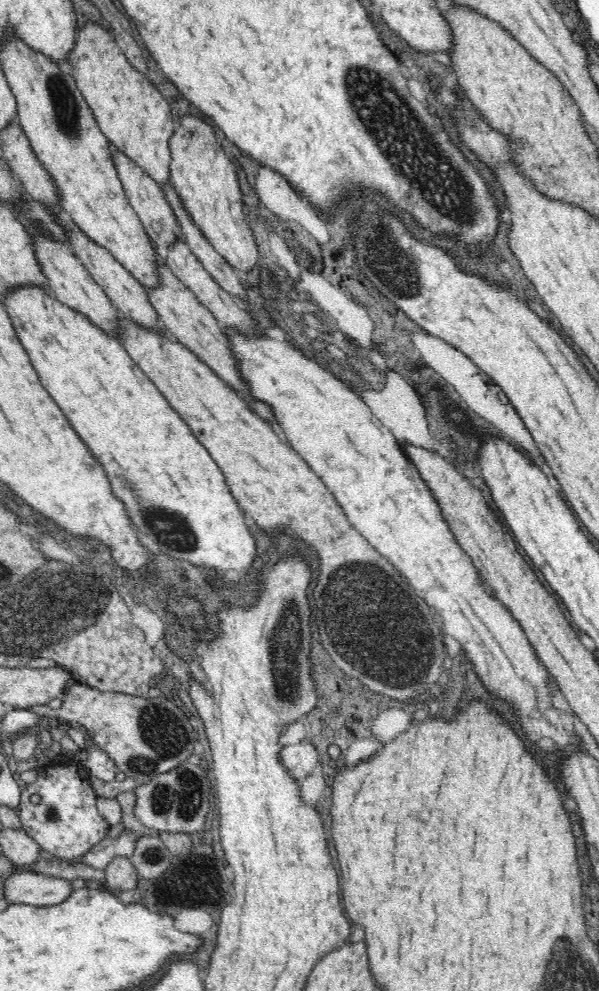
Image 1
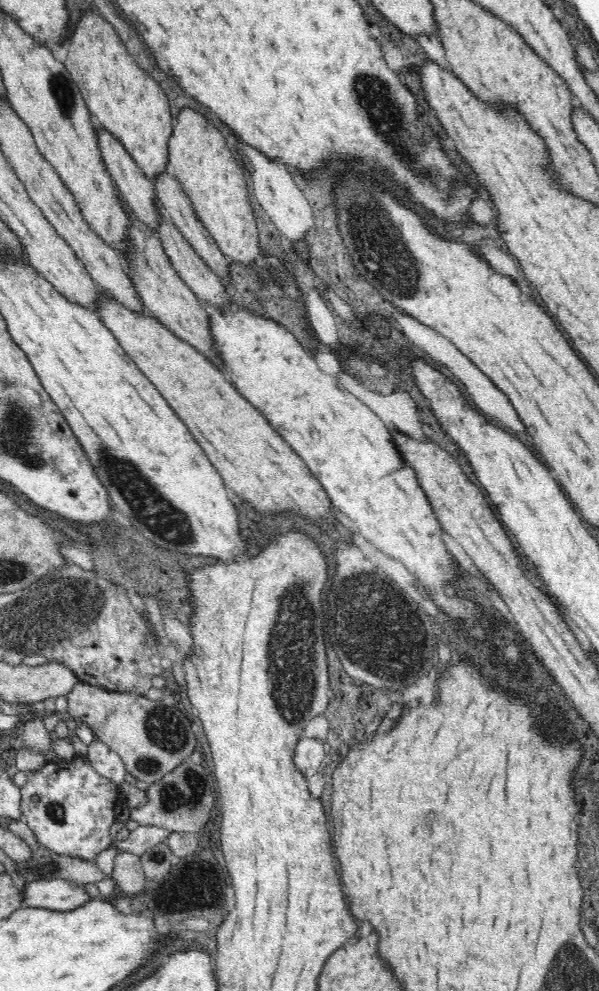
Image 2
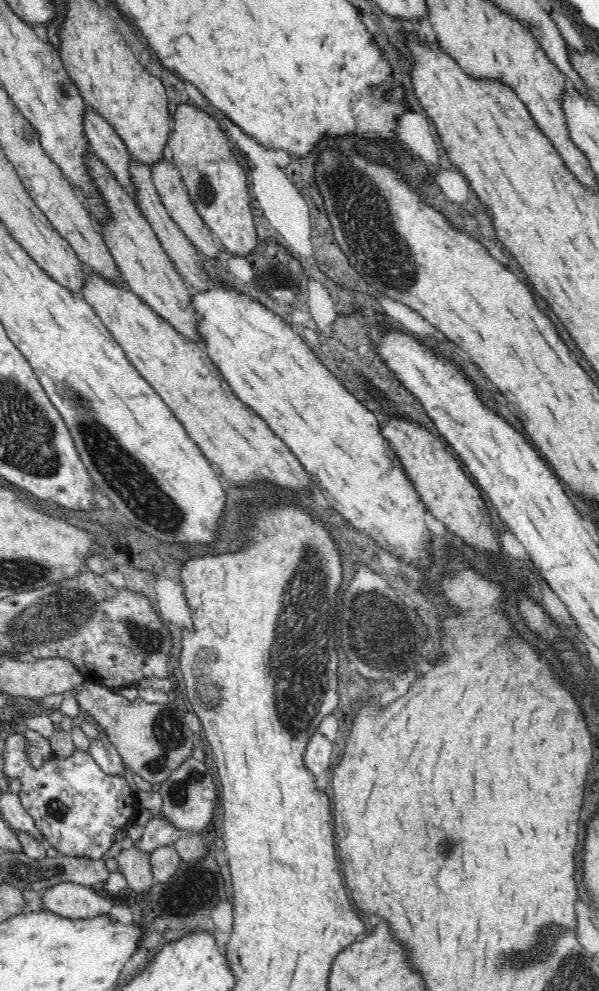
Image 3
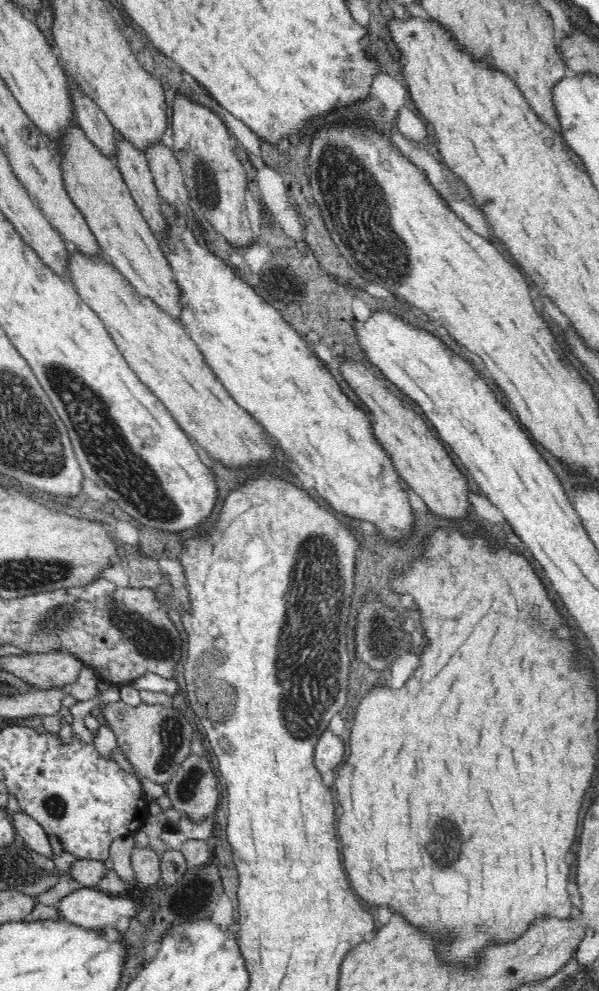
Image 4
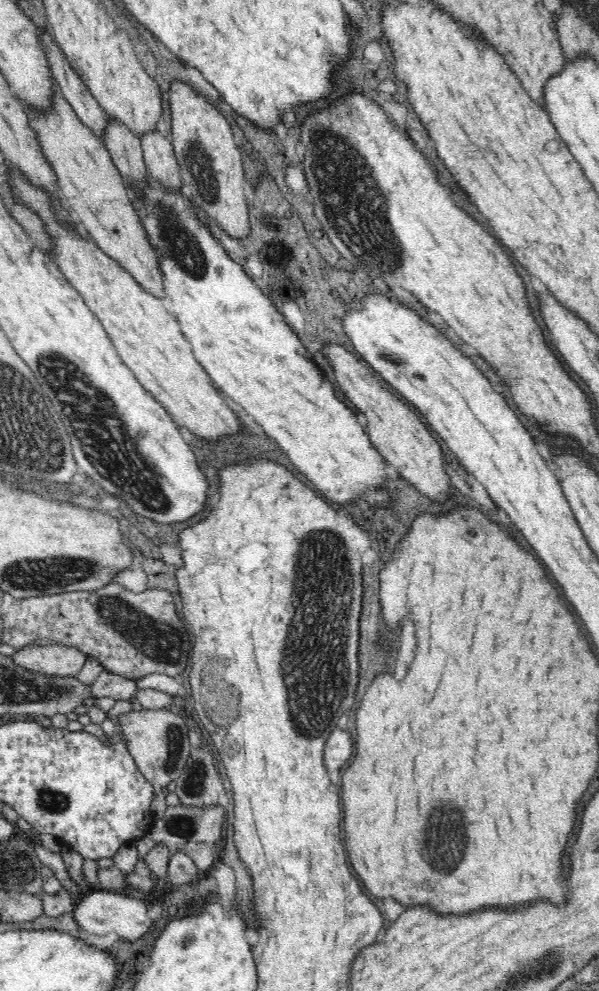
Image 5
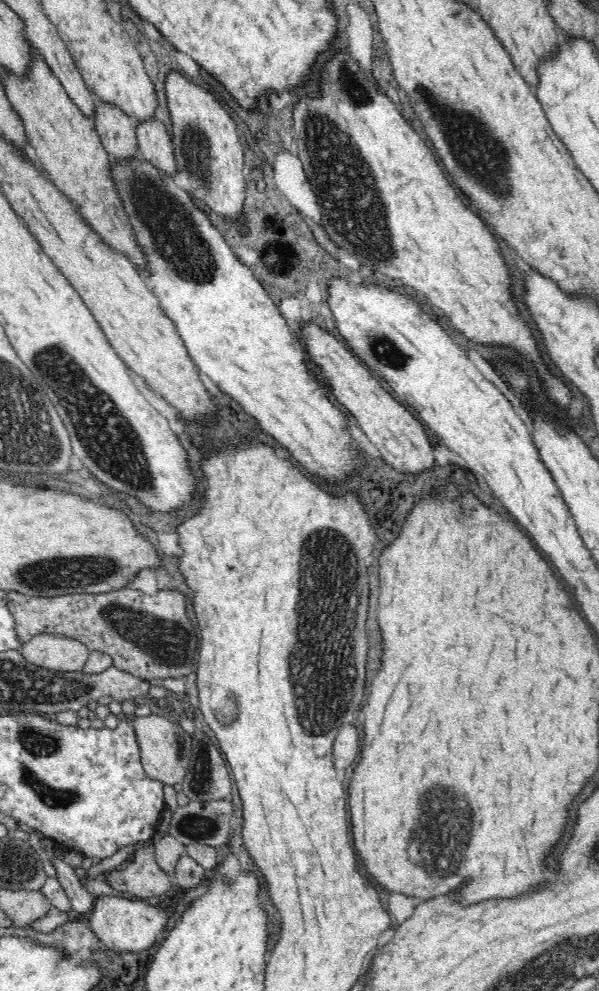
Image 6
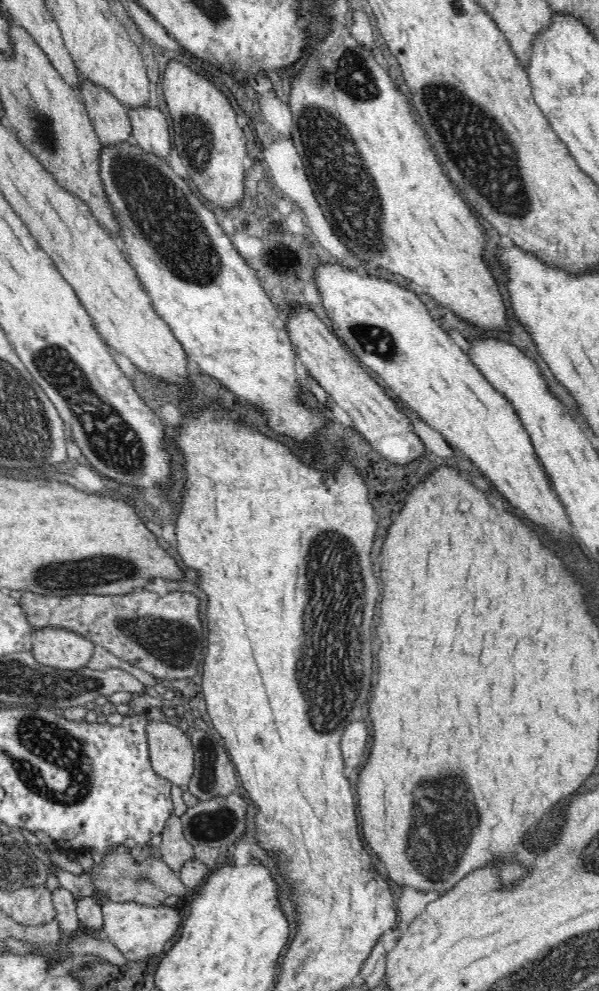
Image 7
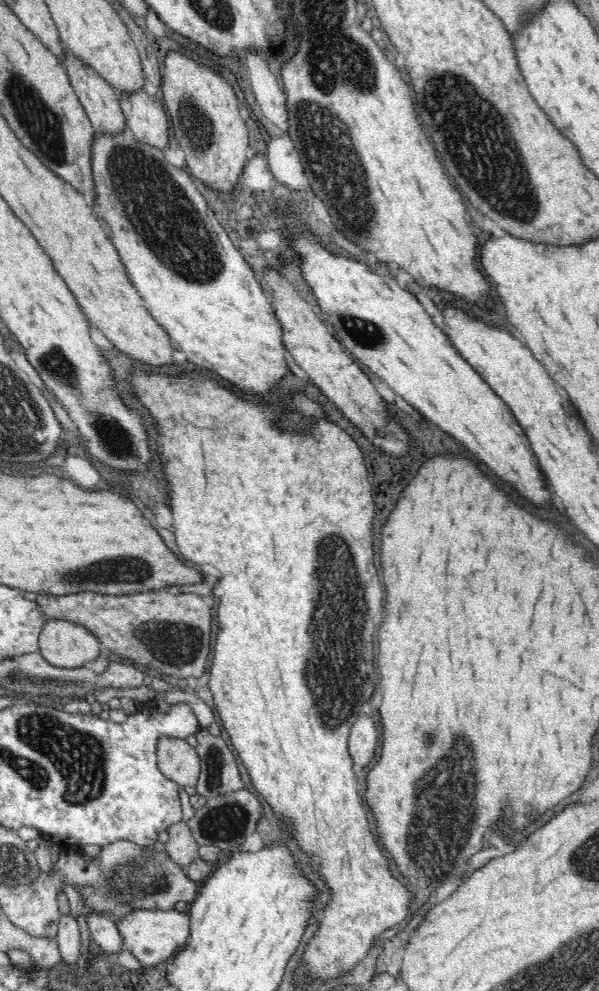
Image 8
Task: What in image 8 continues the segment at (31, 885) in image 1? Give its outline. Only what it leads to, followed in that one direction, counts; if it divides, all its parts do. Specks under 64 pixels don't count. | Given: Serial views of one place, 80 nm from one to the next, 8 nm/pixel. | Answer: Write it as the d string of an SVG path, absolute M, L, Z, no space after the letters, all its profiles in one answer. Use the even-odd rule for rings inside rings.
M136 908L128 914L122 914L120 918L113 916L114 923L120 931L122 943L143 966L160 965L166 960L176 957L188 944L190 938L190 919L188 913L177 910L154 910Z

